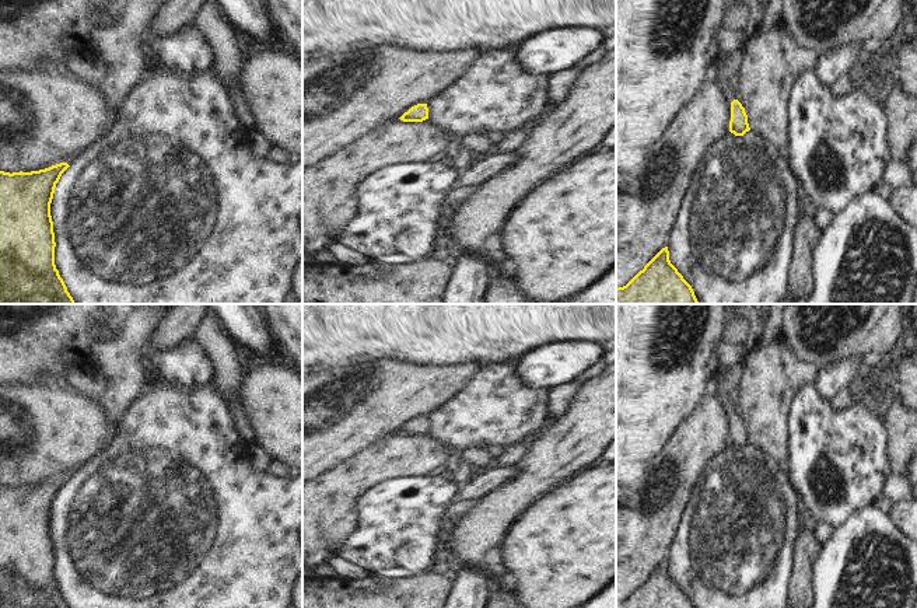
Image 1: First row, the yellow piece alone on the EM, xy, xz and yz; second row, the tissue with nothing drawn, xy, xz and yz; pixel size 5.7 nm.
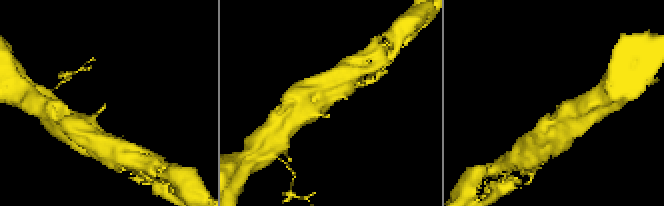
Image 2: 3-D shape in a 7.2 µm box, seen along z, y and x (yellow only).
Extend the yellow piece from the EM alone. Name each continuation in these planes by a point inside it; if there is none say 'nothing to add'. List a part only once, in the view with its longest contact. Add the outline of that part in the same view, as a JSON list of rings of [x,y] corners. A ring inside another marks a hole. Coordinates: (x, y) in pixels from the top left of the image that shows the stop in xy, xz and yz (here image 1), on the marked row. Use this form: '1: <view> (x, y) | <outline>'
1: yz (728, 87) | [[[725,83],[725,84],[721,84],[721,87],[724,88],[724,91],[727,92],[731,101],[736,99],[736,90],[734,83]]]

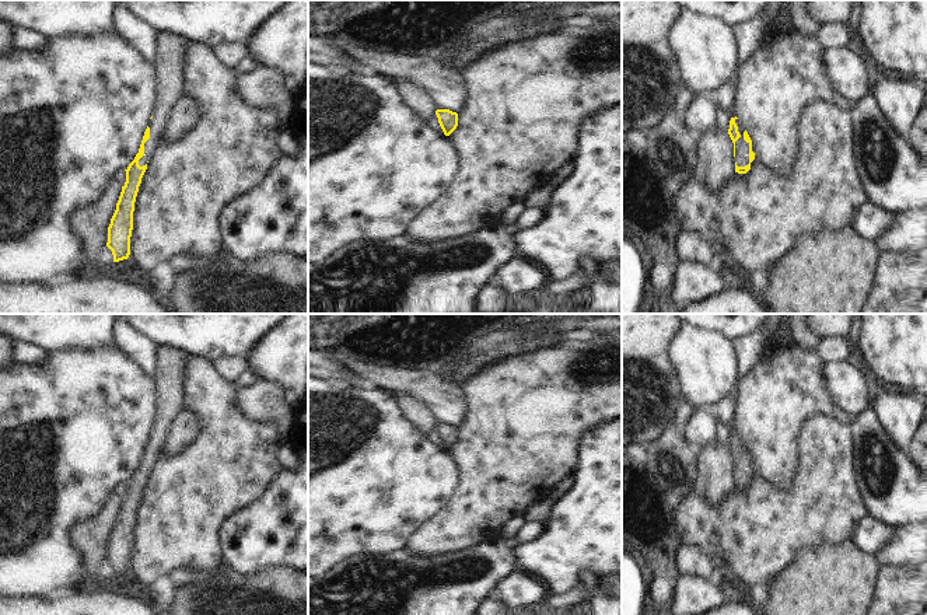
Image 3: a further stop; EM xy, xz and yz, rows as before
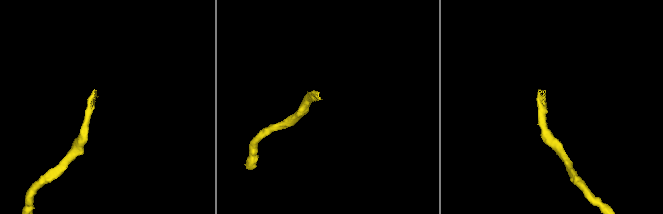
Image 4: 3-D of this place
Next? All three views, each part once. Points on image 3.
1: yz (741, 146) | [[[735,119],[735,123],[741,134],[741,137],[735,141],[735,163],[738,167],[745,167],[749,164],[749,143],[744,140],[745,129],[741,126],[738,119]]]

